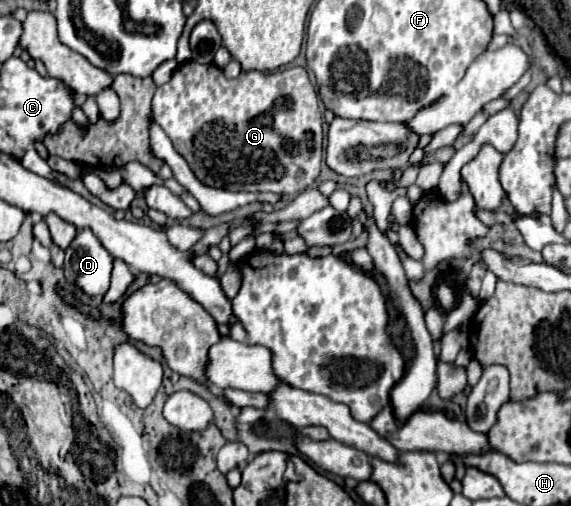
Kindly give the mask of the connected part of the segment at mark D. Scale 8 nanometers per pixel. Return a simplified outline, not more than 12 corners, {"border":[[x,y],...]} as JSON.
{"border":[[90,229],[66,249],[66,281],[104,295],[112,255]]}

